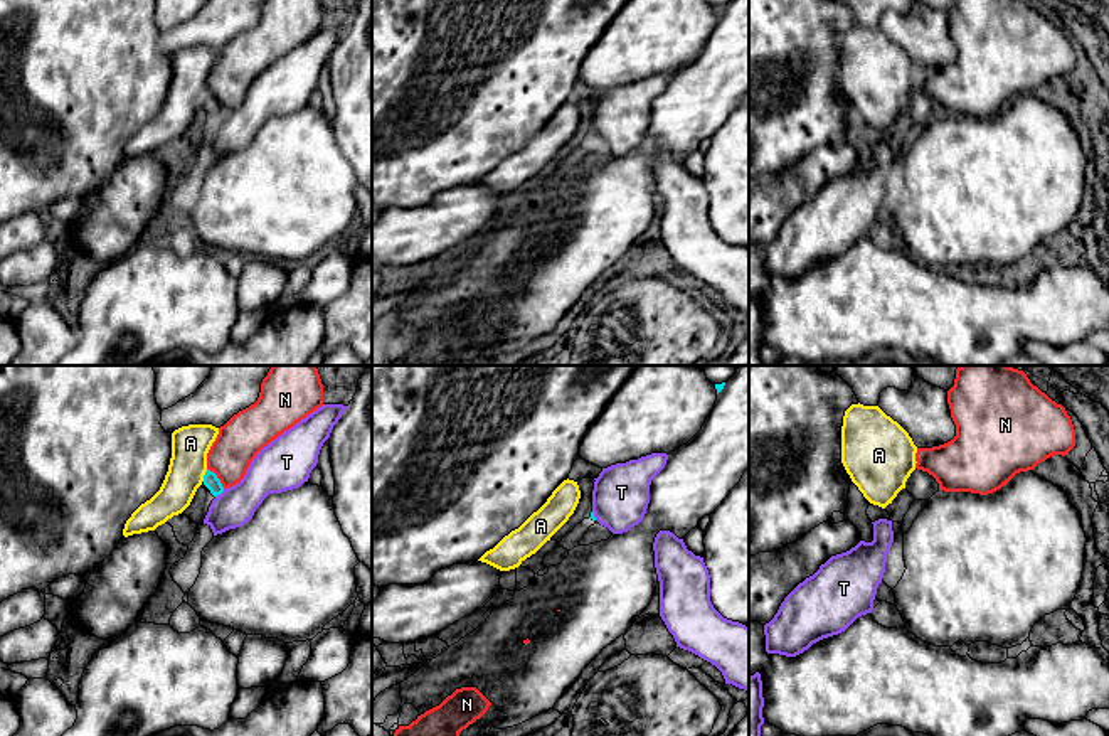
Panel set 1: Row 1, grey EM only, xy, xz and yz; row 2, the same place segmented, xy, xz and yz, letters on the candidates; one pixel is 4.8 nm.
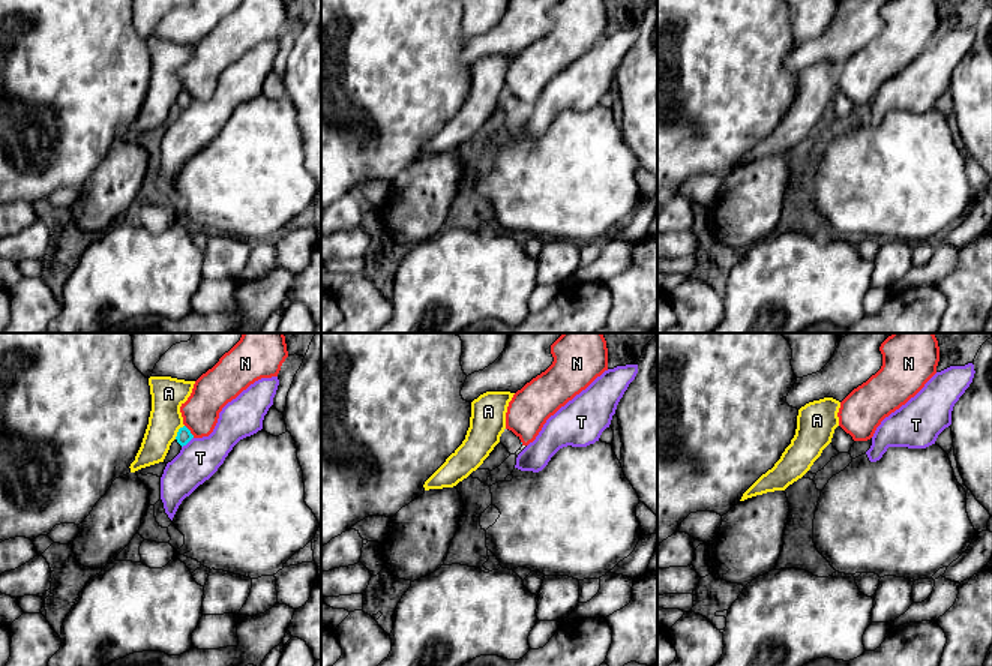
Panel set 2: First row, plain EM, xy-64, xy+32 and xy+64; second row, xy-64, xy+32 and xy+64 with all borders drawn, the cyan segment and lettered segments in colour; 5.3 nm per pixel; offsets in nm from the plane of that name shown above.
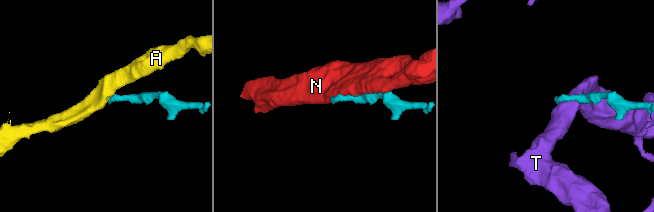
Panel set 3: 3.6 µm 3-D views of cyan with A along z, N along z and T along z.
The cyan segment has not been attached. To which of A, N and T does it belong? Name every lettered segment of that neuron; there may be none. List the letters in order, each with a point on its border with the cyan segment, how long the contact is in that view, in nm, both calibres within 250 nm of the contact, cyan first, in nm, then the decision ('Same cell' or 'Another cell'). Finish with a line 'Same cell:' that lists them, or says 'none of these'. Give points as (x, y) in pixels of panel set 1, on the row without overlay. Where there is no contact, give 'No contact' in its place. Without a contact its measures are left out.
A: Touches cyan at xy (204, 98). Shared border 60 nm. Thickness 70 nm (cyan) against 180 nm. Another cell
N: Touches cyan at xy (216, 100). Shared border 130 nm. Thickness 70 nm (cyan) against 220 nm. Another cell
T: Touches cyan at xy (219, 117). Shared border 60 nm. Thickness 70 nm (cyan) against 190 nm. Another cell
Same cell: none of these

